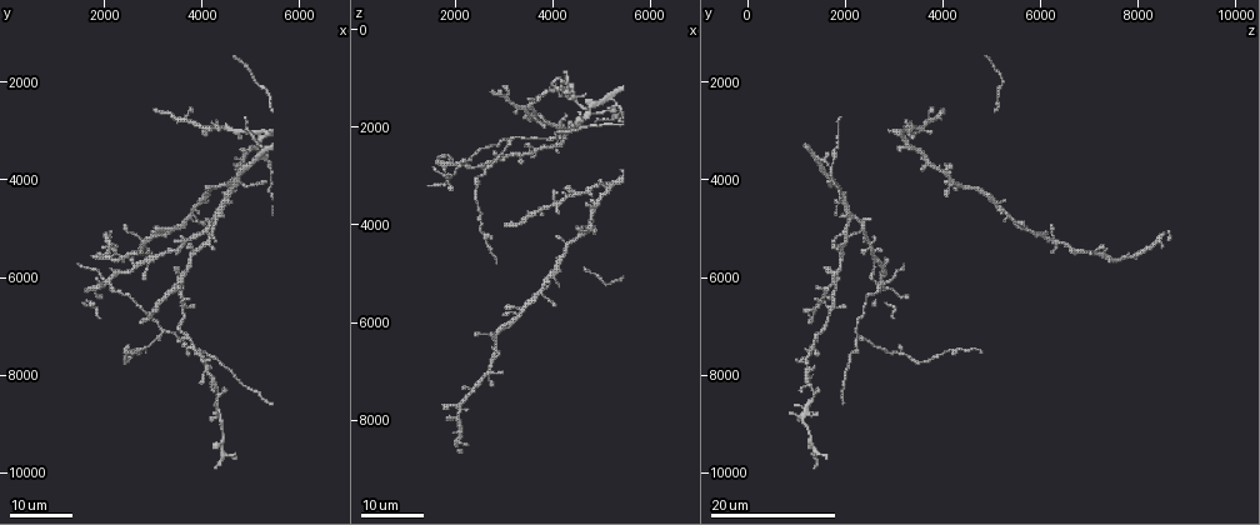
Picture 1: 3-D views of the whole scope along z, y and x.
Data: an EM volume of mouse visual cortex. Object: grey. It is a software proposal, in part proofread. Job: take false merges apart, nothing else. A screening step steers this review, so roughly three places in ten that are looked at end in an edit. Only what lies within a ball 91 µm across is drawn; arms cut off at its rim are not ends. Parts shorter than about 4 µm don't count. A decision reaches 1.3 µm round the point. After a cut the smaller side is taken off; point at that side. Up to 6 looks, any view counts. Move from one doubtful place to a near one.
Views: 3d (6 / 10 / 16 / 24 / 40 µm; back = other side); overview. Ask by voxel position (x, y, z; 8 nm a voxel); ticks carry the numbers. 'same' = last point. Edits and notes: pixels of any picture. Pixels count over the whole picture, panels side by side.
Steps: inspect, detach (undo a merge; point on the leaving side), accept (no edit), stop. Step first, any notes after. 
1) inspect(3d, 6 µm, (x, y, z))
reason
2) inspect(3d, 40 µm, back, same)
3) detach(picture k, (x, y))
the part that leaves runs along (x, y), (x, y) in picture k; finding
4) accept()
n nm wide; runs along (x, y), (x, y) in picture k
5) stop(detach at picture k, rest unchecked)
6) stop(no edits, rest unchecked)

inspect(3d, 24 µm, (4750, 4050, 1750))
four or more arms meet

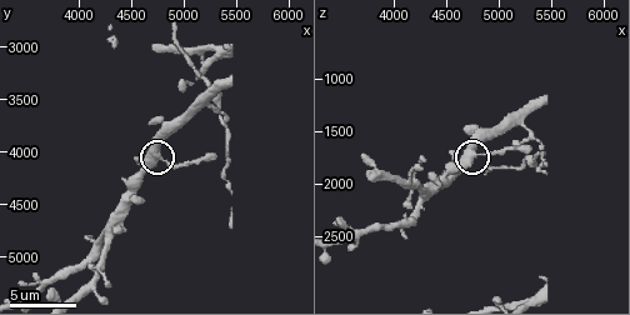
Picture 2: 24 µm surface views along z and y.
inspect(3d, 6 µm, (4760, 4060, 1740))

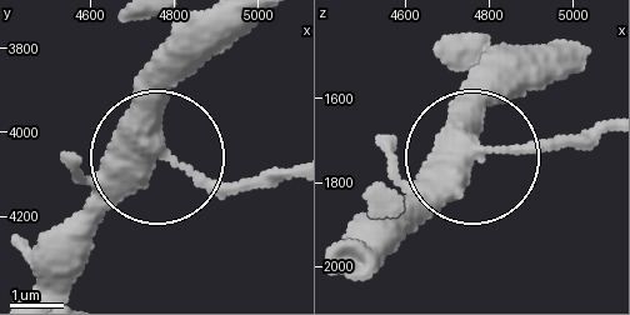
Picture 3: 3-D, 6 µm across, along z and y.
accept()
400 nm wide; all the same neuron

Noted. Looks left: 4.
inspect(3d, 16 µm, (3250, 7100, 2250))
three-way junction

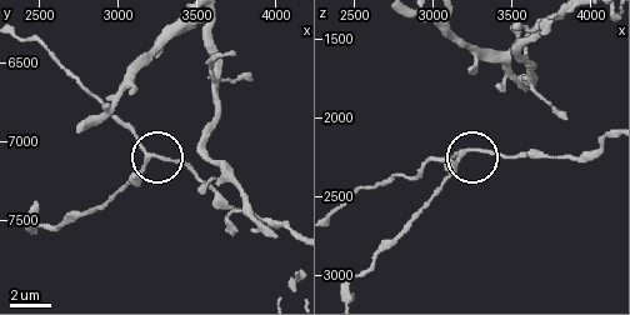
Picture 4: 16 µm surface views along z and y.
inspect(3d, 6 µm, same)
closer look

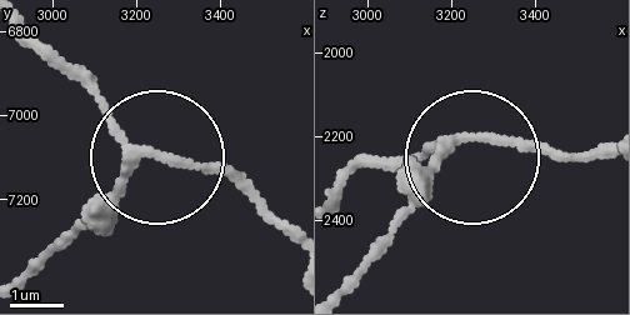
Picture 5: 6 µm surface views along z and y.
accept()
3 arms; runs along (348, 180), (483, 140), (603, 154) in picture 5; continuous, no second neuron

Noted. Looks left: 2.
inspect(3d, 24 µm, (4150, 5200, 2050))
four arms meet

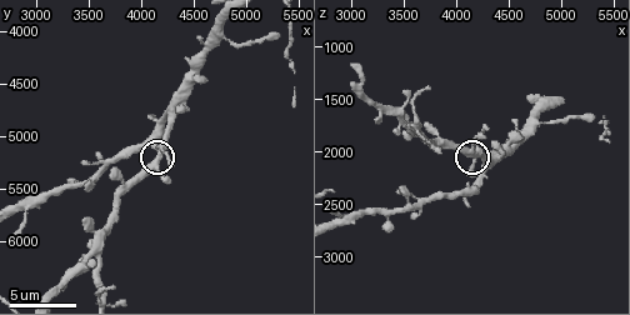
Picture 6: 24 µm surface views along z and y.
inspect(3d, 10 µm, same)

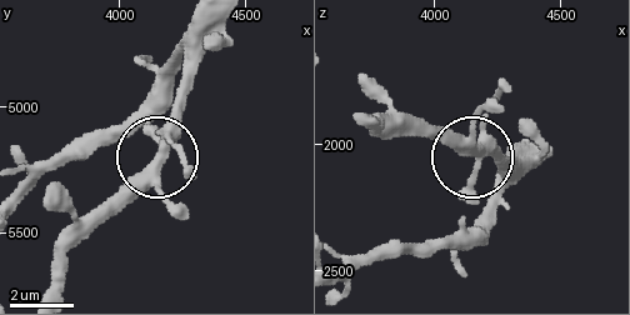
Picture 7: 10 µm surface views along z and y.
accept()
side arm 47 µm; 4 arms; all the same neuron

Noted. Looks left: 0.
stop(no edits, rest unchecked)

